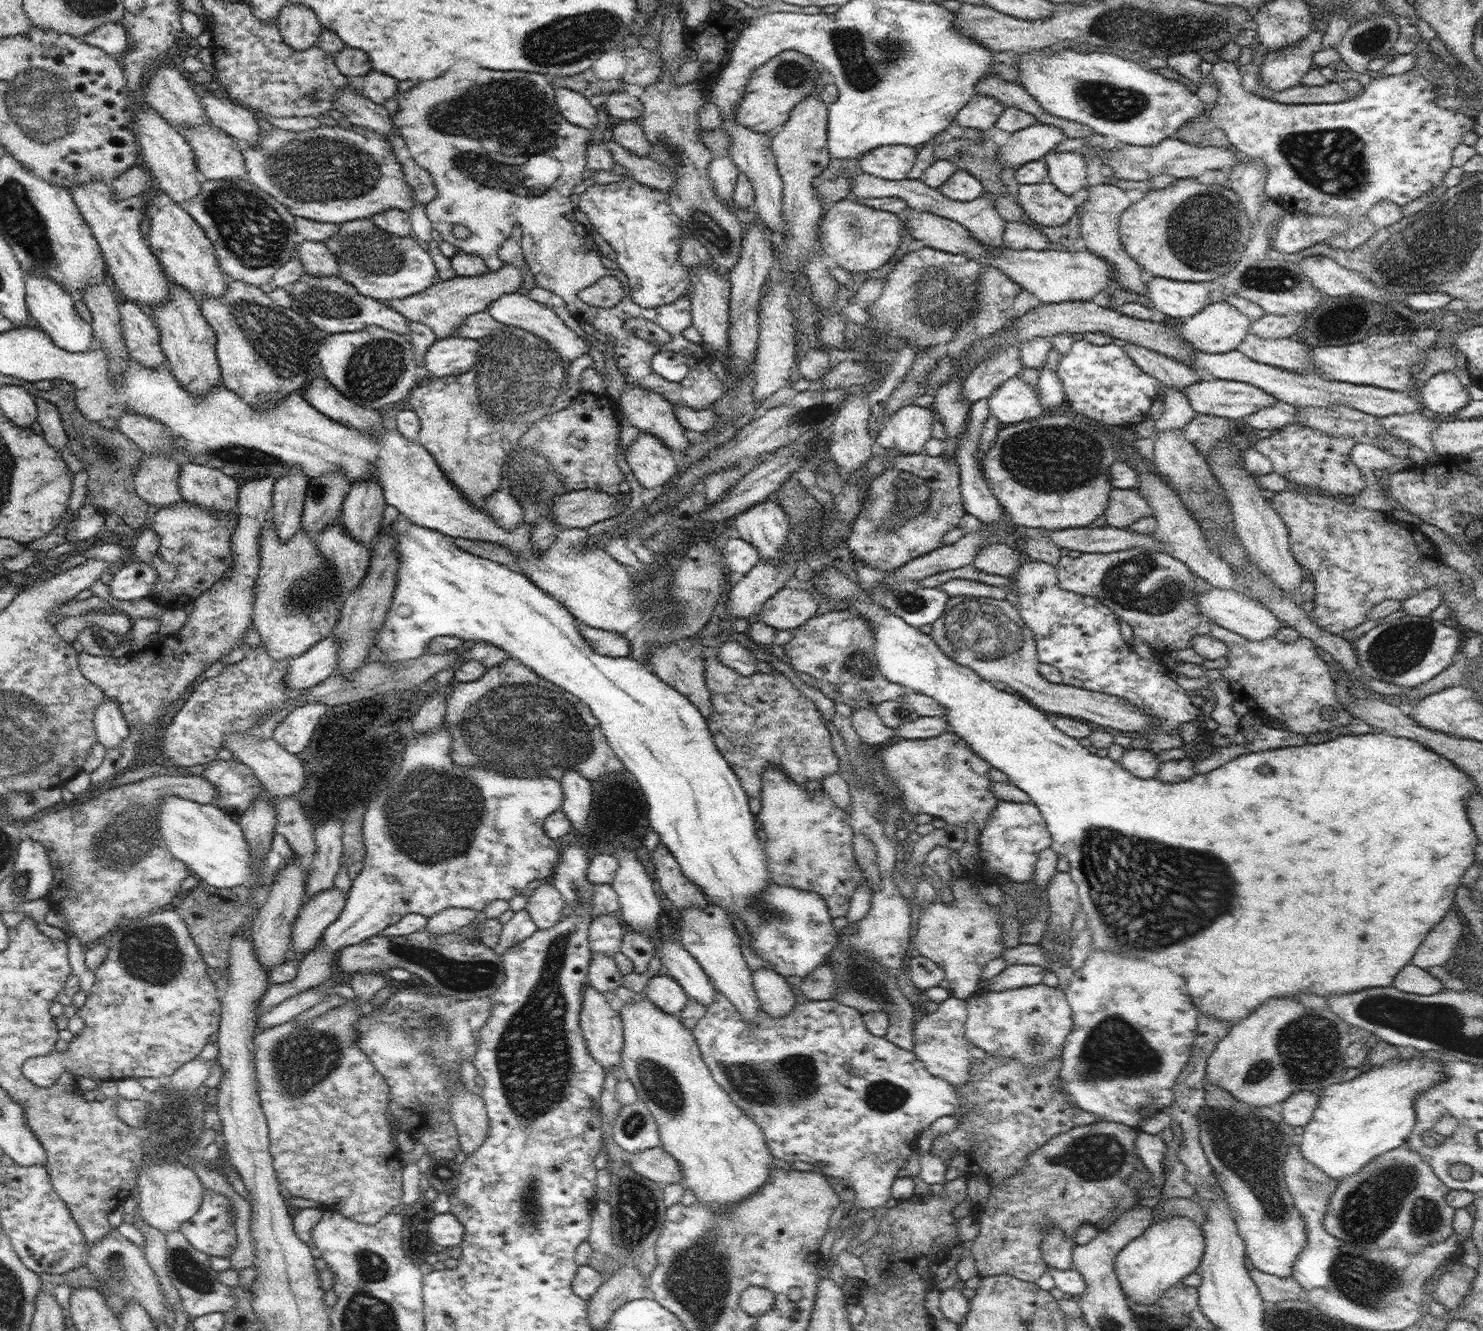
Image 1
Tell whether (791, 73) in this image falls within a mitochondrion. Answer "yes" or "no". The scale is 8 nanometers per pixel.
yes

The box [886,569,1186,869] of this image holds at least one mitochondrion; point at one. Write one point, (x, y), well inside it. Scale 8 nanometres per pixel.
(988, 633)

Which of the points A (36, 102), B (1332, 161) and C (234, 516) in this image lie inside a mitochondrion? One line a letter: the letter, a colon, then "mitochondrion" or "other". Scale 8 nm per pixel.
A: mitochondrion
B: mitochondrion
C: other

